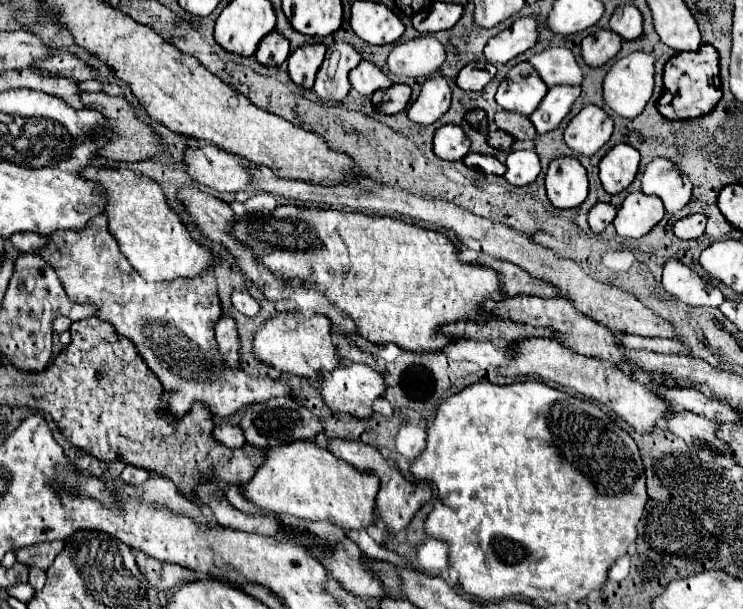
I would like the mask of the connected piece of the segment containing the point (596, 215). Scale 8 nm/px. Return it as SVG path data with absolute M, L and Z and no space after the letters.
M597 202L589 212L589 226L595 234L601 234L617 216L617 208L607 202Z

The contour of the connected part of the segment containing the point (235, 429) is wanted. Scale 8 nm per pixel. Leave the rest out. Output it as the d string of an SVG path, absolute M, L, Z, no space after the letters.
M231 424L215 426L213 436L215 436L221 444L225 444L227 448L241 448L241 446L245 444L245 438L243 438L239 426L231 426Z

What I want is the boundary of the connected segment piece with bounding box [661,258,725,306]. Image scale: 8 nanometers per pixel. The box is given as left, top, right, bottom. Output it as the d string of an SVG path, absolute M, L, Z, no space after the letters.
M677 258L665 262L661 284L669 294L689 306L721 306L725 300L723 292L717 286L701 278Z

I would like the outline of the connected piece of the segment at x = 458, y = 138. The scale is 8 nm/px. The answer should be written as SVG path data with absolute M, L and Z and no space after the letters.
M445 124L435 130L433 150L443 160L461 160L469 152L469 138L461 126Z

